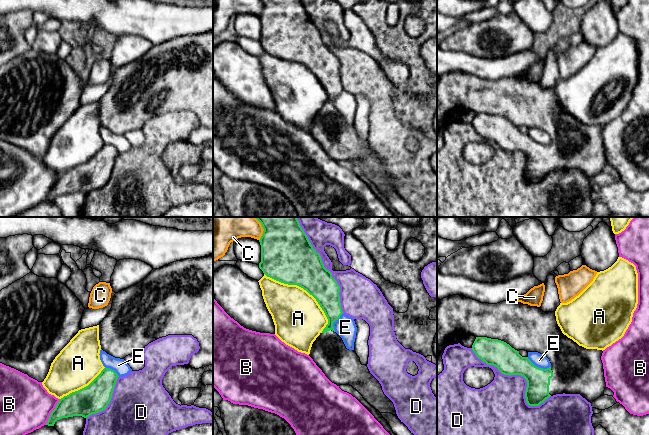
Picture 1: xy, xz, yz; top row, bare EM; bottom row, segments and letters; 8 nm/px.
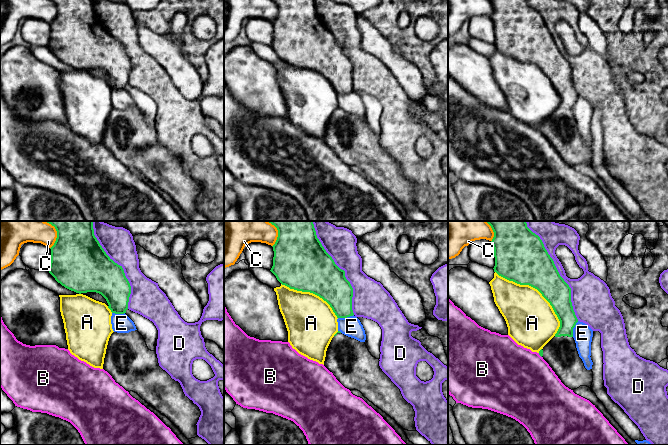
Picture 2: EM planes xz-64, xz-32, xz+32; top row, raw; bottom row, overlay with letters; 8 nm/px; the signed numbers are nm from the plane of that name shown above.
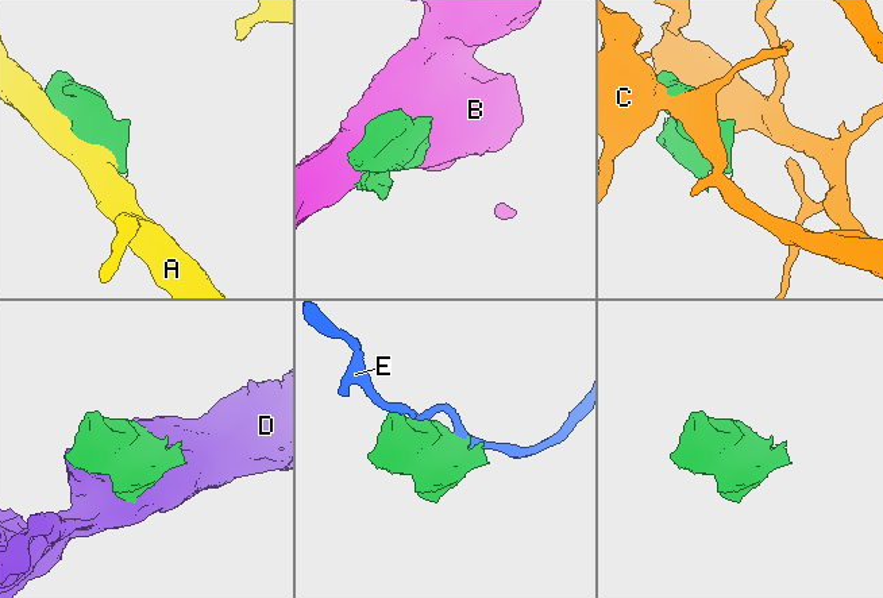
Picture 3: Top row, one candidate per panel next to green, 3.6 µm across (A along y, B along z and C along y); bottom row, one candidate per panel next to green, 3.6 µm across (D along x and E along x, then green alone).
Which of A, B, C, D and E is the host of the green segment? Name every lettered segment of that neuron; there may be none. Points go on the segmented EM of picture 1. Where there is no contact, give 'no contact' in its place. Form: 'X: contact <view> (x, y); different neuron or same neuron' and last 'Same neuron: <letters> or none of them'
A: contact xz (306, 290); different neuron
B: contact xy (51, 412); different neuron
C: contact xz (263, 228); different neuron
D: contact yz (521, 375); different neuron
E: contact yz (538, 367); different neuron
Same neuron: none of them

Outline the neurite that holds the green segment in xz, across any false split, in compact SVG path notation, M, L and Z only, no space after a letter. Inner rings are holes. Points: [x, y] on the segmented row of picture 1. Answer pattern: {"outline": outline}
{"outline": "M297 217L254 218L264 229L259 240L261 245L259 268L267 277L306 290L316 299L328 319L328 324L313 342L309 356L332 383L337 386L352 386L380 413L397 416L393 402L384 394L379 381L366 365L361 364L356 352L346 348L342 338L335 332L333 323L343 314L339 296L340 286L332 277L332 273L324 267L320 254L311 245Z"}

